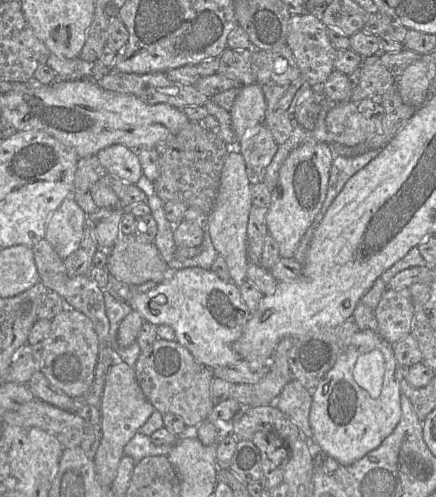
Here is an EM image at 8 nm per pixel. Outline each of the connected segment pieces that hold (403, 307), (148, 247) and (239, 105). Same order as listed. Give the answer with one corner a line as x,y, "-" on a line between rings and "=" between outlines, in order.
409,289
386,290
374,310
379,335
391,345
412,331
415,305
=
121,234
108,251
108,273
129,285
148,280
161,283
170,279
170,269
153,242
143,242
135,234
=
257,83
243,85
231,108
231,120
237,141
245,131
265,123
266,99

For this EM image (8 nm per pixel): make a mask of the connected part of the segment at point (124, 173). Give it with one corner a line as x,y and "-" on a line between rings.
114,144
100,150
96,155
108,173
126,183
136,184
143,175
137,150

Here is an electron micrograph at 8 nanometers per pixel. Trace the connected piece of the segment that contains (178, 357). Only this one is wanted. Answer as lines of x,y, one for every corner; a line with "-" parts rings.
158,338
147,351
141,352
134,370
146,398
161,414
173,413
181,417
187,427
197,427
208,418
214,407
211,399
212,370
196,361
192,354
177,341

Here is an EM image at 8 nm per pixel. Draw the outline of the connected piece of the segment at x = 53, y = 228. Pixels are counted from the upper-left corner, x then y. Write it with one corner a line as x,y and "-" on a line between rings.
72,193
51,215
46,227
45,239
63,260
79,248
87,216

